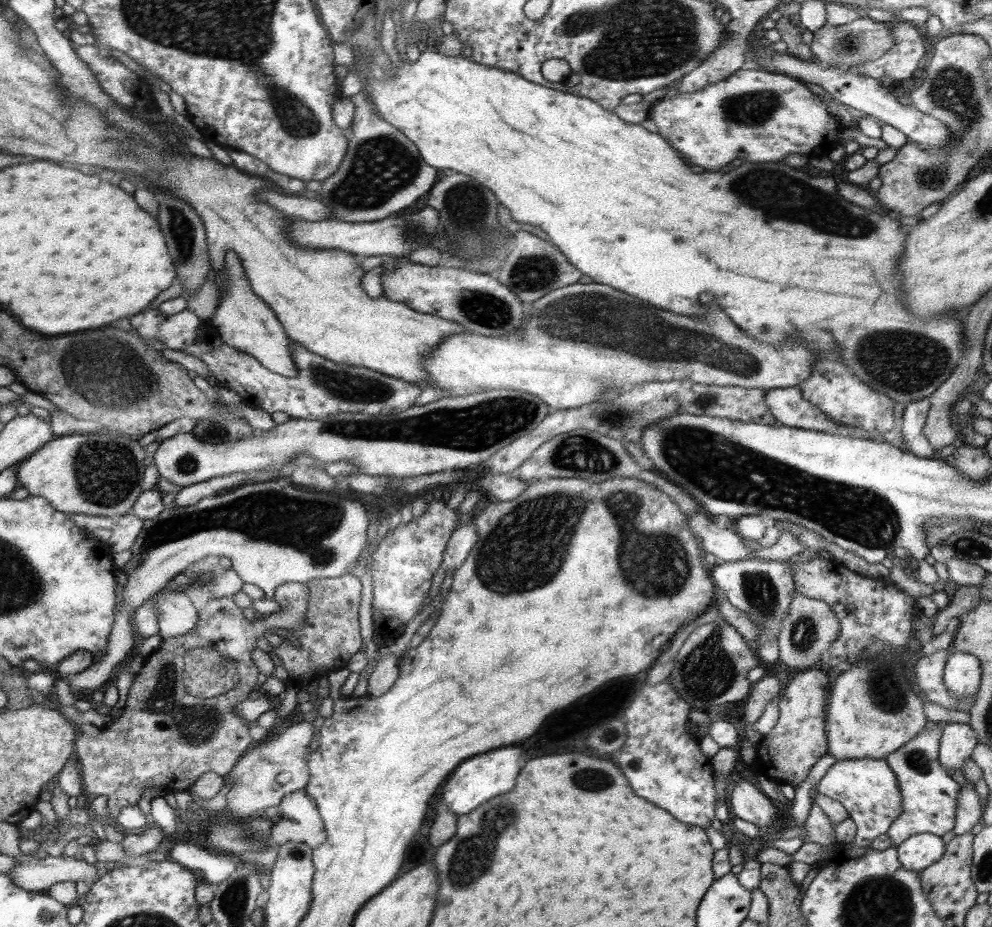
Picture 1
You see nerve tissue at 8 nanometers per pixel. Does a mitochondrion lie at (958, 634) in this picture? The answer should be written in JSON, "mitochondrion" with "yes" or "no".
{"mitochondrion":"no"}

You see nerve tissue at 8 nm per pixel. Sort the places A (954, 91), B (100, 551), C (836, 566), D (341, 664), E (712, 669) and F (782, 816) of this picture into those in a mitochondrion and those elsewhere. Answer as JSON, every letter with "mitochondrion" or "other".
{"A":"mitochondrion","B":"other","C":"other","D":"other","E":"mitochondrion","F":"other"}

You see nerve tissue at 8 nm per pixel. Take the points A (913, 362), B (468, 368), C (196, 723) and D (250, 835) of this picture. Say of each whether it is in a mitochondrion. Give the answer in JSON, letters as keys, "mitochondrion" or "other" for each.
{"A":"mitochondrion","B":"other","C":"mitochondrion","D":"mitochondrion"}

